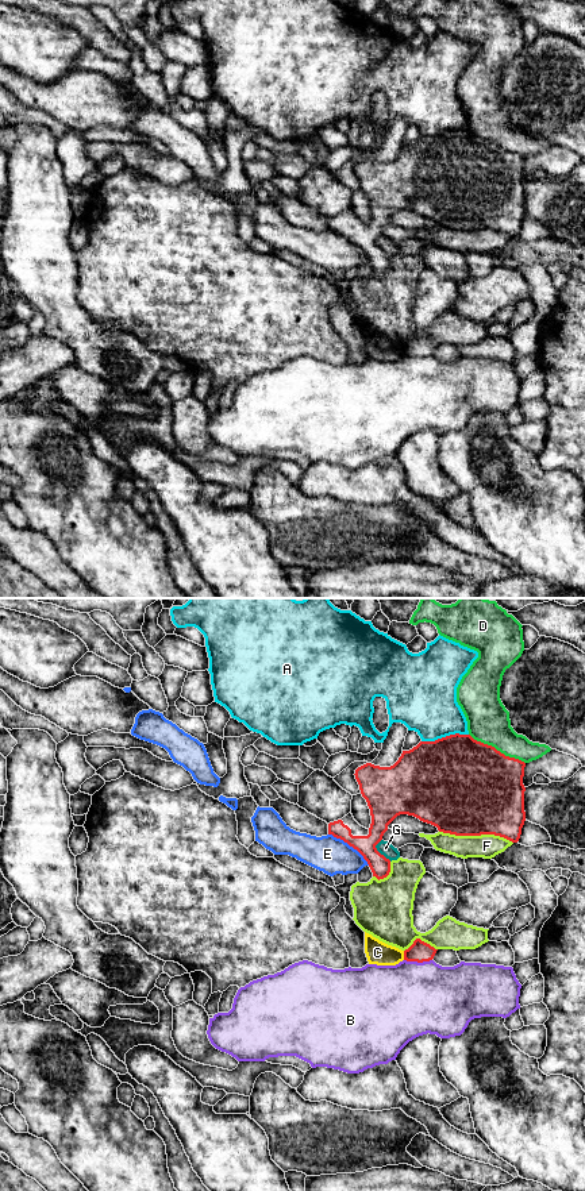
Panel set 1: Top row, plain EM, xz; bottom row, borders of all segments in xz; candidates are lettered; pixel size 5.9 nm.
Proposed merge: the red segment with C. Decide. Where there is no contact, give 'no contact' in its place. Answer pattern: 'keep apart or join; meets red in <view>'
keep apart; meets red in xz

